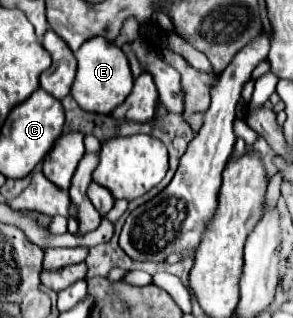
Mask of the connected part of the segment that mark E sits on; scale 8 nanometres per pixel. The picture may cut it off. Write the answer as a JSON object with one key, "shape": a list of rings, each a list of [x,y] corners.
{"shape":[[[94,36],[86,40],[74,56],[78,60],[78,72],[76,72],[70,94],[84,110],[98,112],[98,114],[110,114],[132,92],[132,72],[130,72],[126,54],[114,42]]]}

